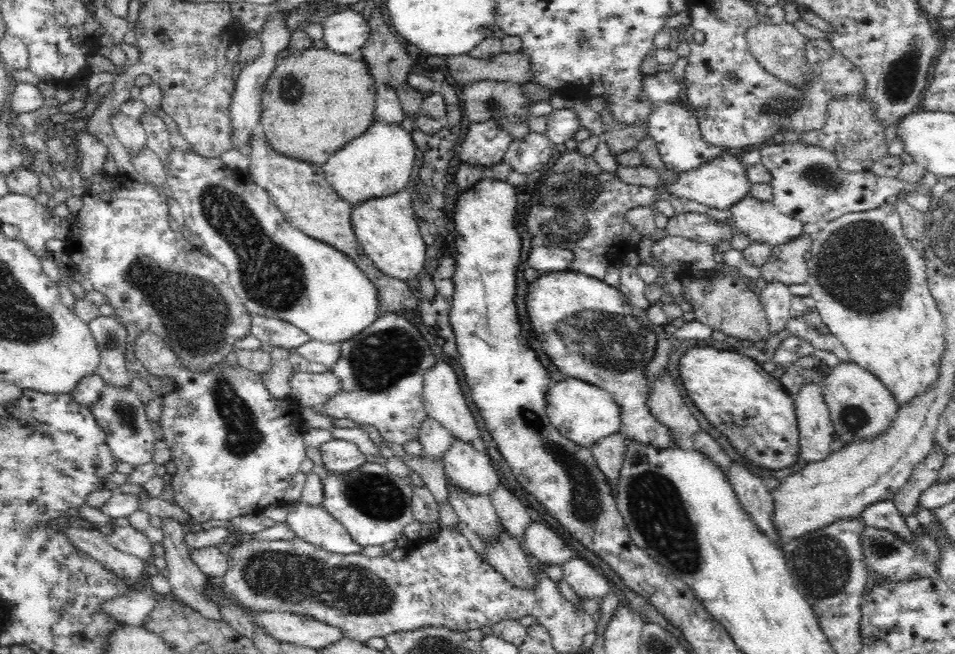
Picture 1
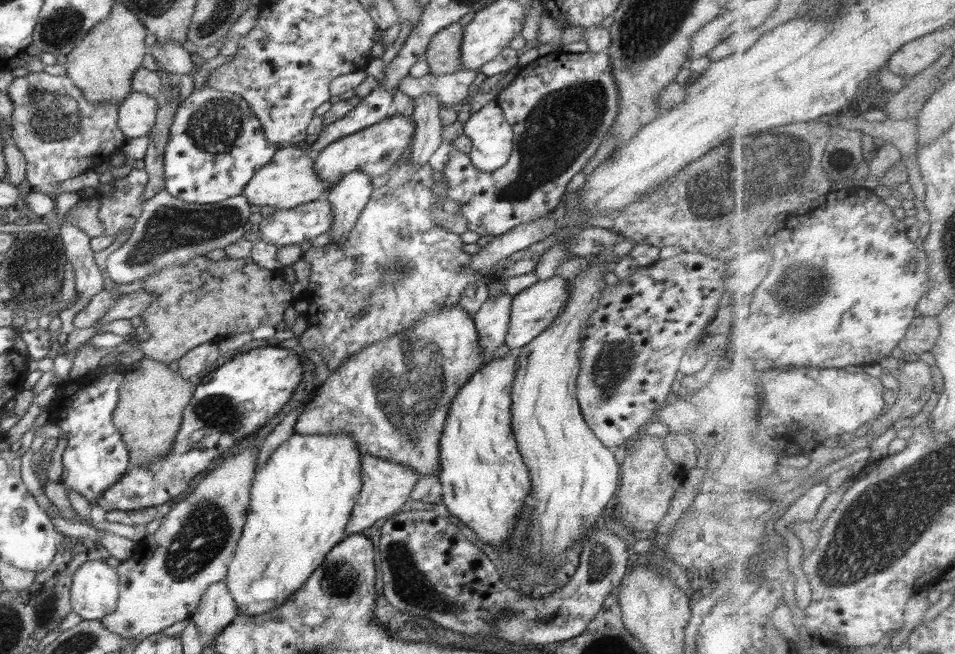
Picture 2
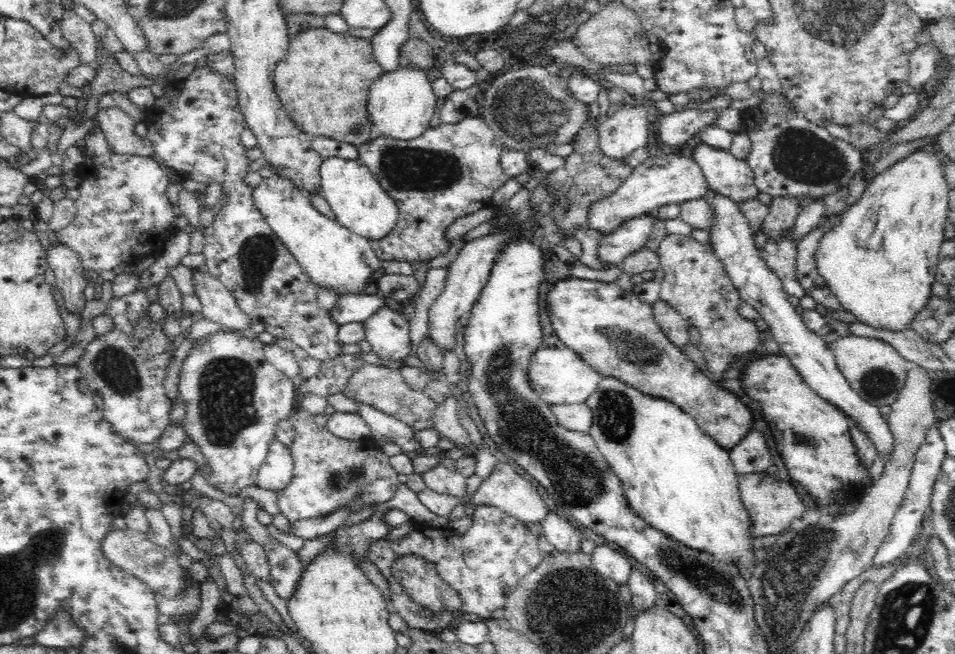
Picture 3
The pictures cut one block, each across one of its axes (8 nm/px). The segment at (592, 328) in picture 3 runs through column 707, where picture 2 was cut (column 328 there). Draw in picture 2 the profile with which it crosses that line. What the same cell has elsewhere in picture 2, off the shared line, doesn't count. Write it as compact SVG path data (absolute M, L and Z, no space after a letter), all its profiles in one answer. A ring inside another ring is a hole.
M458 303L440 307L408 325L404 331L394 333L359 353L350 355L344 363L327 376L317 388L312 400L305 405L296 419L296 434L334 435L350 433L361 455L372 455L412 467L418 478L440 470L440 435L444 430L450 403L458 389L474 372L486 364L480 348L480 338L473 318Z

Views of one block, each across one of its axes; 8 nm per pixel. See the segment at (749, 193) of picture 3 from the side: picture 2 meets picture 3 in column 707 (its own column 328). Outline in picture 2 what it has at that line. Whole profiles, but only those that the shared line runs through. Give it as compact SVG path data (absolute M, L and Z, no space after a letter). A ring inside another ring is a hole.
M392 114L368 128L328 144L317 153L315 170L323 182L332 183L332 186L350 172L364 172L371 179L386 175L406 152L413 140L415 129L416 123L412 116Z

